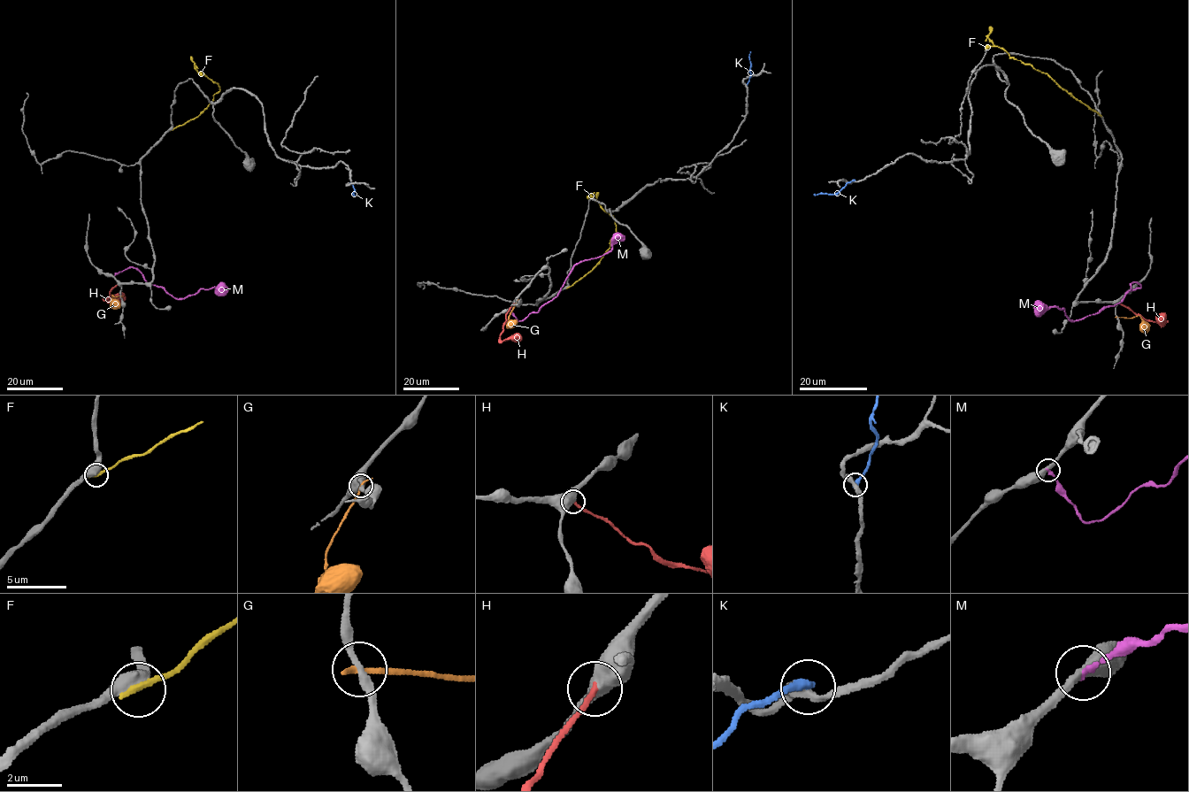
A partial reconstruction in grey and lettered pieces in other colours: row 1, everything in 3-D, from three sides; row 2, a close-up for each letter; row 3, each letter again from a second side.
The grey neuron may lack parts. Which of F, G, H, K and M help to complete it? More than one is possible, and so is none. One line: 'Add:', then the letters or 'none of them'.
Add: none of them

